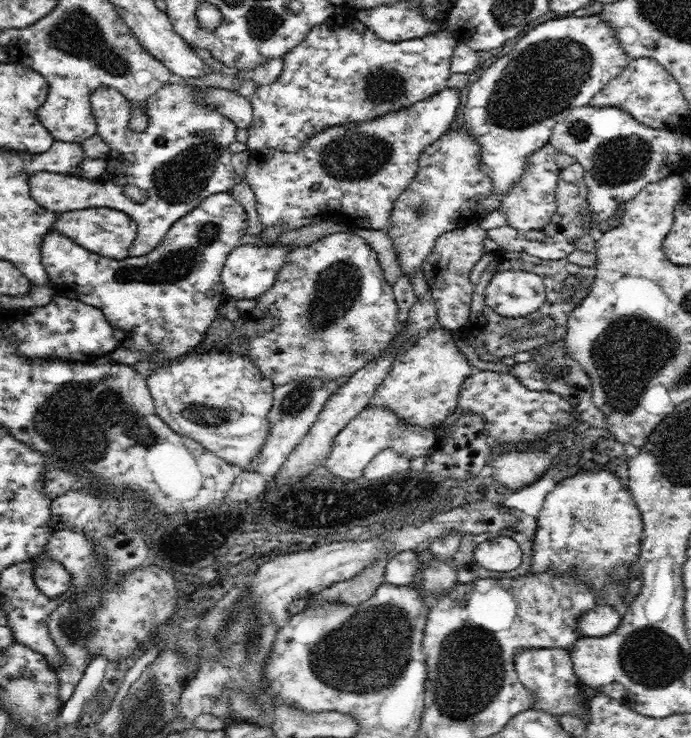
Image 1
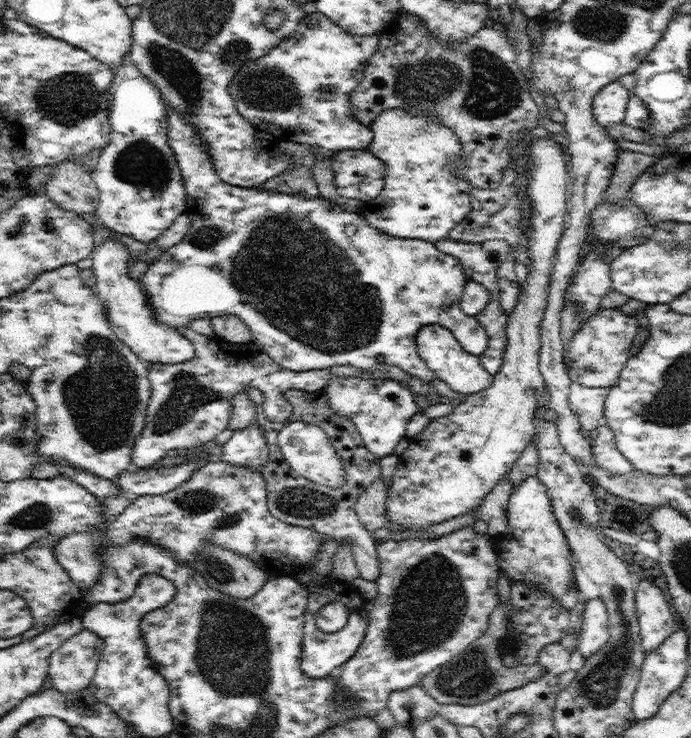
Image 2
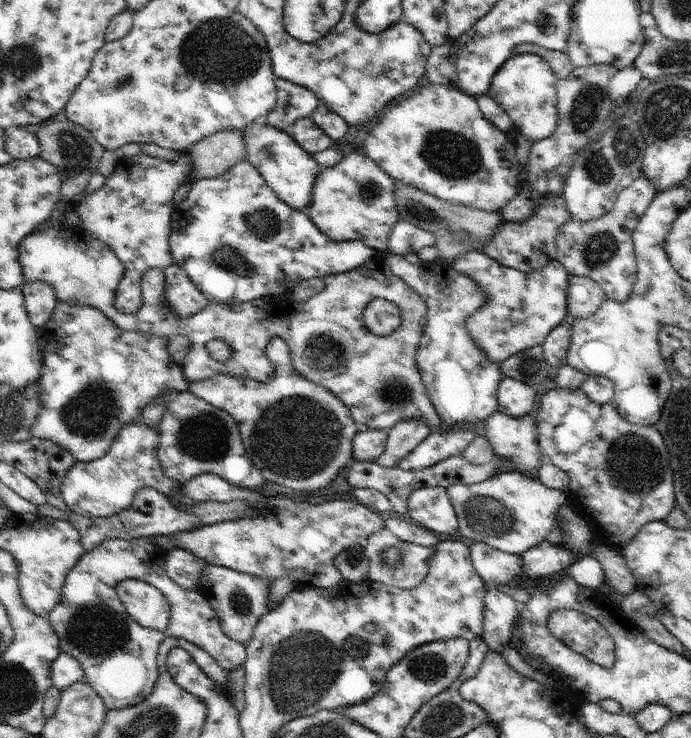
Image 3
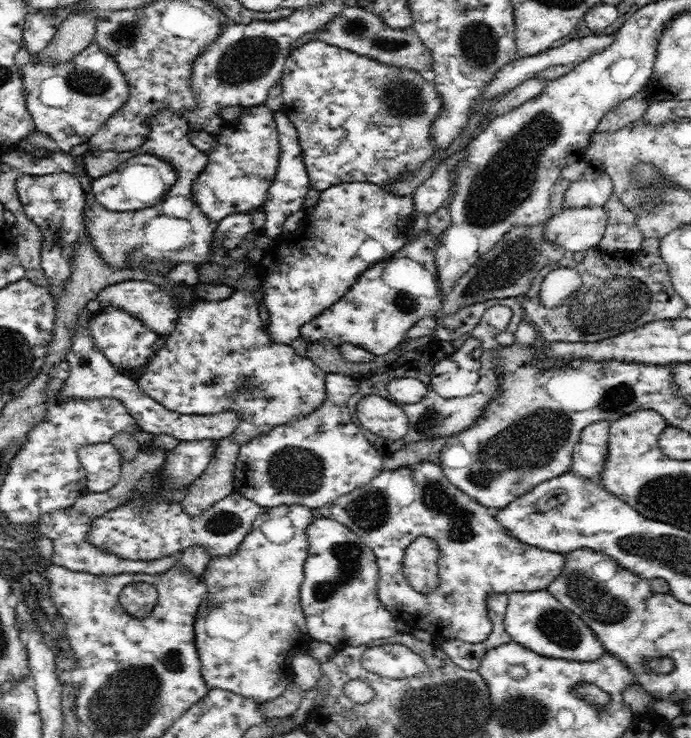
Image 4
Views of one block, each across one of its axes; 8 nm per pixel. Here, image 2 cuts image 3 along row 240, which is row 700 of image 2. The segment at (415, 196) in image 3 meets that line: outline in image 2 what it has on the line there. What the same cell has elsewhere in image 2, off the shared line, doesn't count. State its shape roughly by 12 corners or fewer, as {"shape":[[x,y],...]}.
{"shape":[[499,570],[499,604],[486,632],[421,681],[440,704],[472,706],[544,675],[506,667],[511,582]]}

